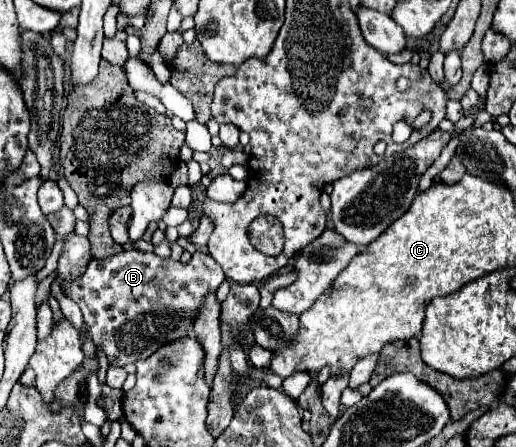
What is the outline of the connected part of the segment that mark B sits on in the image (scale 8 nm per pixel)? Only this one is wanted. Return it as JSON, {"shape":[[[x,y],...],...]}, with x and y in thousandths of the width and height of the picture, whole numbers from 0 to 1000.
{"shape":[[[252,555],[217,577],[174,582],[151,626],[124,635],[124,658],[155,685],[174,756],[202,779],[209,810],[240,819],[287,801],[333,761],[357,756],[380,716],[391,662],[419,653],[434,622],[426,591],[388,559],[372,568],[368,586],[353,588]]]}

